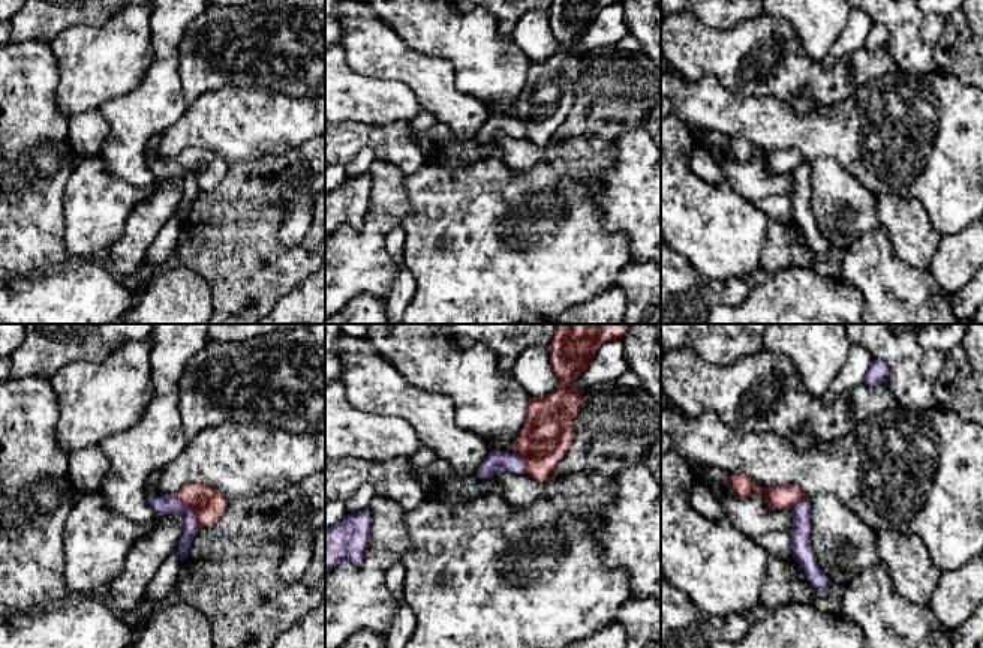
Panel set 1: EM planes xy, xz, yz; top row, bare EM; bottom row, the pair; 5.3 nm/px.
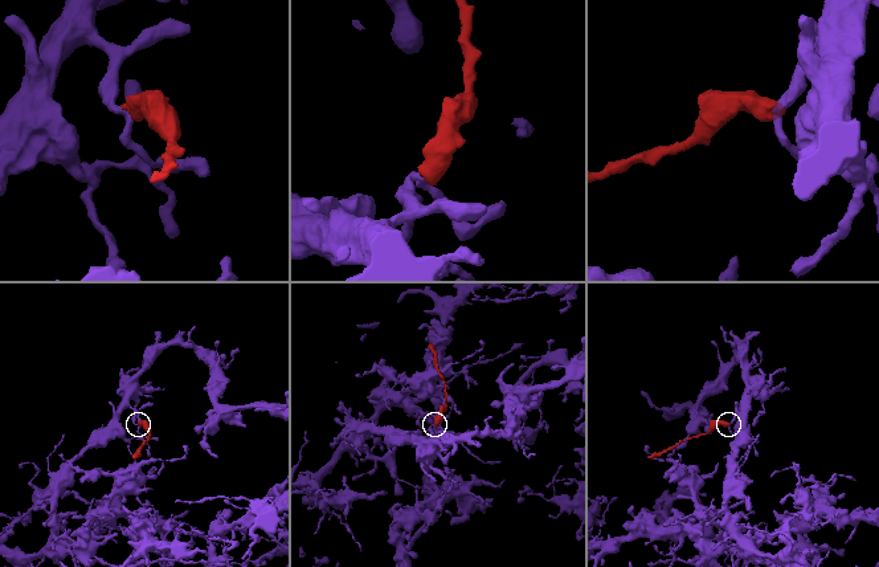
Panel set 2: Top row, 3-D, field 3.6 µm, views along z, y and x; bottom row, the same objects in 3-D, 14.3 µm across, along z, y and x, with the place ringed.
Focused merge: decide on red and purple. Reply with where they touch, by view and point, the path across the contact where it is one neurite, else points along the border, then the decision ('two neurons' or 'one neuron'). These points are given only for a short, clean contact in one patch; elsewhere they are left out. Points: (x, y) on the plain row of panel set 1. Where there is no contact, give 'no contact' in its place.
meets red in xy at (191, 171); border along xy (173, 159), (194, 176), (200, 191); two neurons

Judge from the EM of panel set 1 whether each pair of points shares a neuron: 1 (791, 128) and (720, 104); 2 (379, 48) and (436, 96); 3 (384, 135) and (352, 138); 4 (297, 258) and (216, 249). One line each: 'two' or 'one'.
1: one
2: one
3: one
4: one

